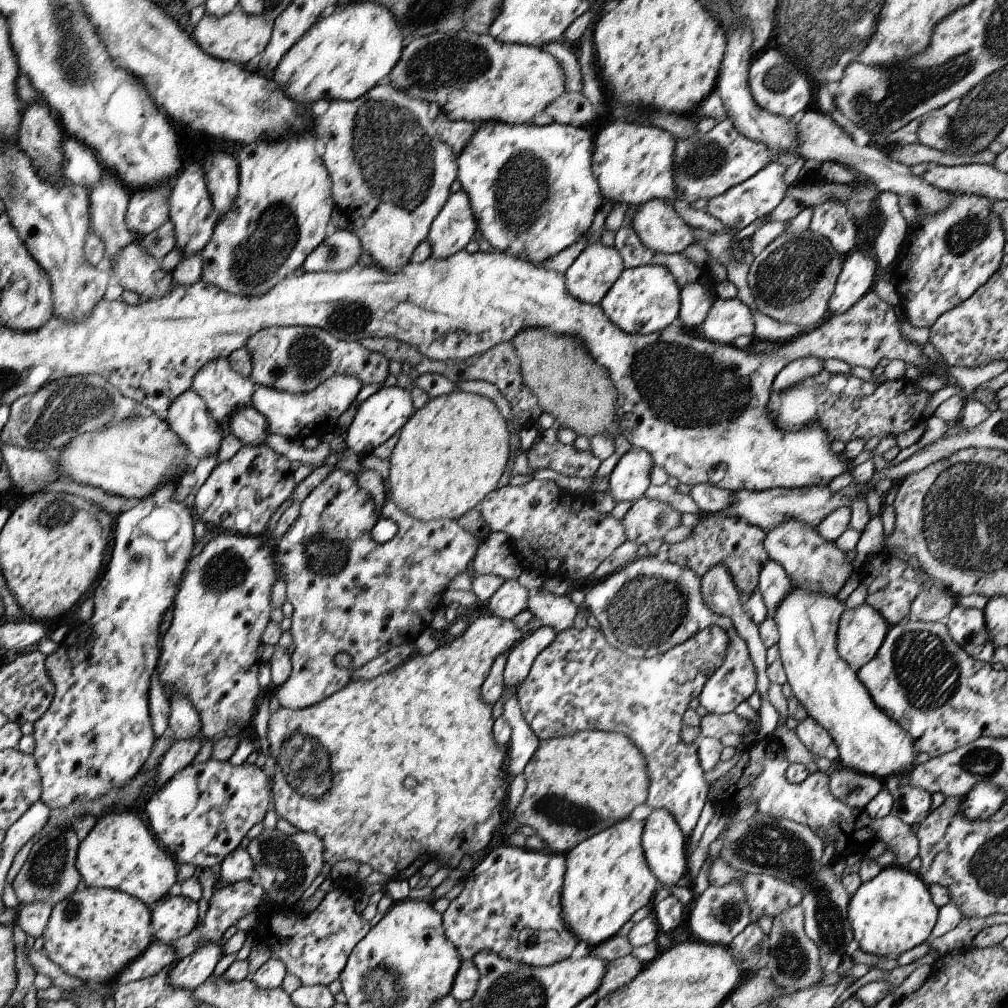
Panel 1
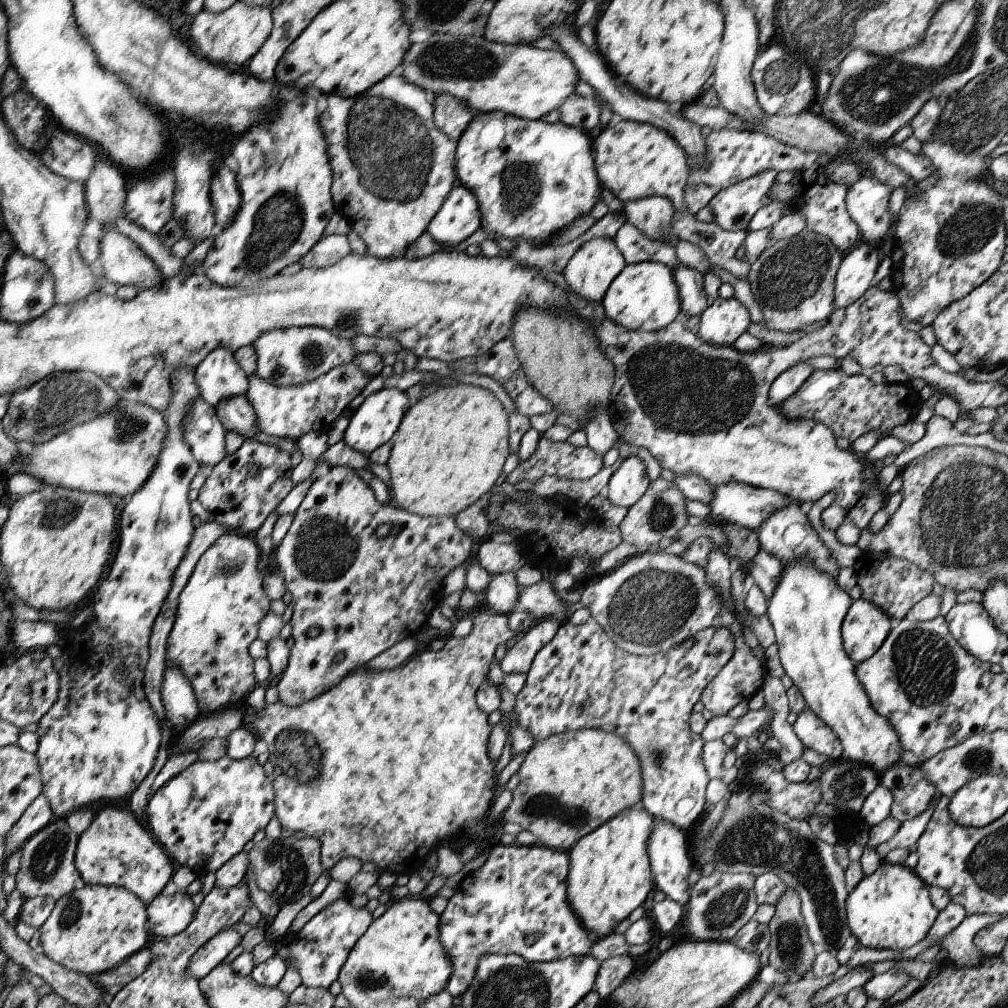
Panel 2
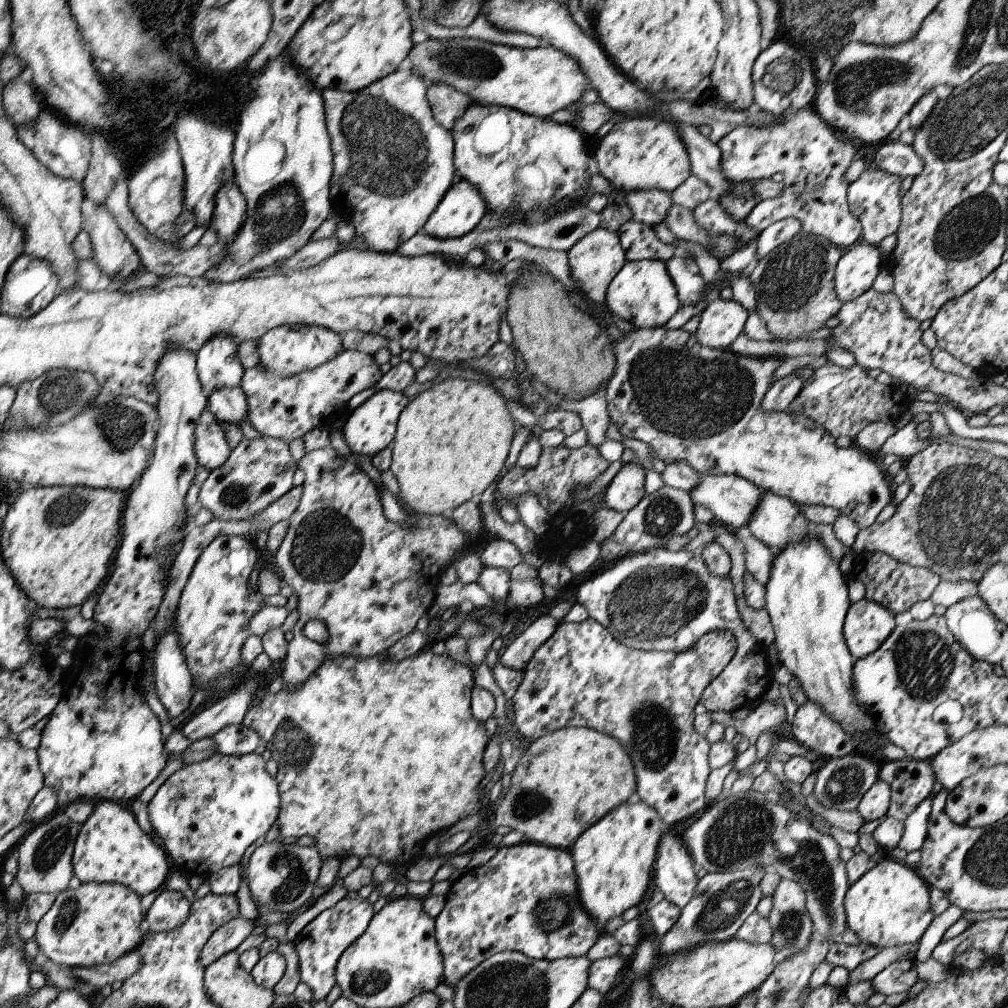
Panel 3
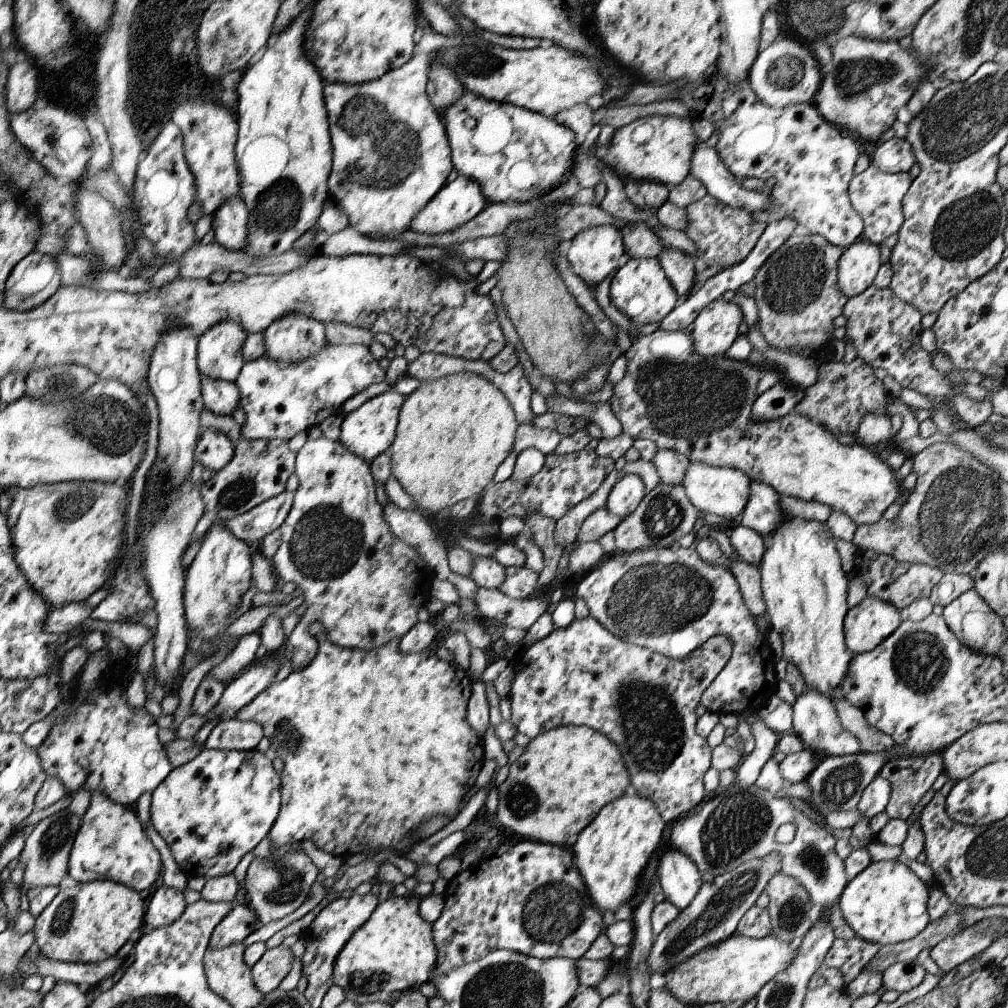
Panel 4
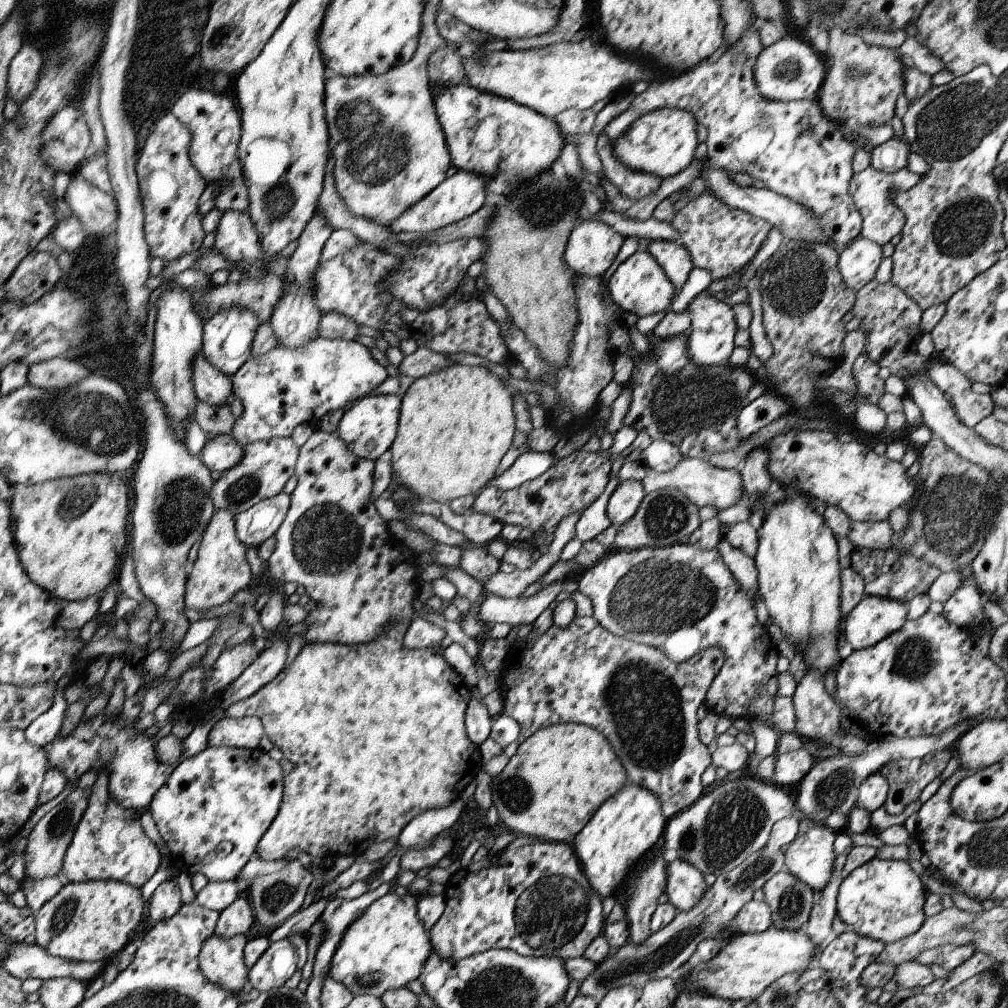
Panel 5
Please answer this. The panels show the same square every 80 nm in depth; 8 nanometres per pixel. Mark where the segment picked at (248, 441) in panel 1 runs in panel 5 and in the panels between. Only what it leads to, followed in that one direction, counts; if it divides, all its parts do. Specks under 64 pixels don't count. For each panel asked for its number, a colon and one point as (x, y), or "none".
2: (237, 414)
3: (229, 405)
4: (222, 397)
5: (212, 386)

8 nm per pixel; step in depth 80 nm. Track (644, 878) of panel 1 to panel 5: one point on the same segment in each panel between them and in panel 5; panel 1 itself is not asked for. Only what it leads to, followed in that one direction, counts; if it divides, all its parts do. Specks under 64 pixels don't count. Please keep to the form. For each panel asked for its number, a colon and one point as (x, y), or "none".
2: (611, 869)
3: (613, 860)
4: (613, 850)
5: (627, 825)

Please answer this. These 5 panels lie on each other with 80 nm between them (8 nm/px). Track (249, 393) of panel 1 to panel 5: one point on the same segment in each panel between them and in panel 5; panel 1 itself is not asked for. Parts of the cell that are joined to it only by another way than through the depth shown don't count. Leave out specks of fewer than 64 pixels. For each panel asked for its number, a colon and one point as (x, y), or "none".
2: (219, 377)
3: (219, 366)
4: (220, 356)
5: (227, 337)

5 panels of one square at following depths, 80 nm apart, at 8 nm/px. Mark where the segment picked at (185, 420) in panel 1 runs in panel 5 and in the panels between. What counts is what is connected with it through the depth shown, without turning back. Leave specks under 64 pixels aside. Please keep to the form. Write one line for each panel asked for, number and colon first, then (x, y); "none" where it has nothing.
2: (205, 434)
3: (212, 449)
4: (214, 450)
5: (220, 452)

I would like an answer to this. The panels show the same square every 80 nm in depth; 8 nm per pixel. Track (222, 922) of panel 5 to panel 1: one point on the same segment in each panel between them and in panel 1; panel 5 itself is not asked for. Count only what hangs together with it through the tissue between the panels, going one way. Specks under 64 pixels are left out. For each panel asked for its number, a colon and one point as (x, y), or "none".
1: (192, 970)
2: (208, 957)
3: (229, 936)
4: (242, 921)

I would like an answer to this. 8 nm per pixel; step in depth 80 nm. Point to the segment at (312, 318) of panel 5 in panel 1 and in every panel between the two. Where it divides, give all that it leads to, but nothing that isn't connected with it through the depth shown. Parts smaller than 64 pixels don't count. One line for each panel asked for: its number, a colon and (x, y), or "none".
1: (291, 359)
2: (295, 356)
3: (285, 351)
4: (292, 339)

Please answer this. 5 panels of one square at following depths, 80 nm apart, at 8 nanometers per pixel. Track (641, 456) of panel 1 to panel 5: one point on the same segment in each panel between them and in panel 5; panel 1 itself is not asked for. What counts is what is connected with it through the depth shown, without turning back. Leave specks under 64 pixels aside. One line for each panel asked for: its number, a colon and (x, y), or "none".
2: (629, 481)
3: (626, 489)
4: (626, 494)
5: (623, 503)

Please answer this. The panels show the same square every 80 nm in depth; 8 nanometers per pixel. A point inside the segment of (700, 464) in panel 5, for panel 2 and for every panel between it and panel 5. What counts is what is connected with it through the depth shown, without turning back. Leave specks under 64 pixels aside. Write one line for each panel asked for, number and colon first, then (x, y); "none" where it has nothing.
2: (748, 506)
3: (733, 499)
4: (724, 491)

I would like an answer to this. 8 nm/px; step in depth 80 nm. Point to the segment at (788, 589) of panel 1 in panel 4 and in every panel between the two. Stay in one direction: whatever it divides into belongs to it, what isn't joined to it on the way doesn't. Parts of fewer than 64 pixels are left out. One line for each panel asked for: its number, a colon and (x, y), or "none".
2: (766, 570)
3: (759, 558)
4: (749, 545)

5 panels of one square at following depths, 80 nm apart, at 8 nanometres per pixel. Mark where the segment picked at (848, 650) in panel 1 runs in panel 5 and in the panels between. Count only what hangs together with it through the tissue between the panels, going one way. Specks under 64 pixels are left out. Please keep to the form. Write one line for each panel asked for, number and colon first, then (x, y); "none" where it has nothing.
2: (865, 627)
3: (867, 624)
4: (867, 624)
5: (873, 618)

